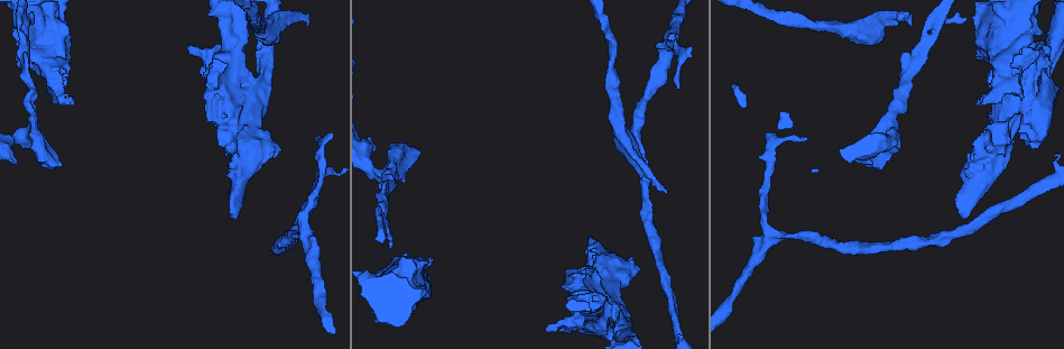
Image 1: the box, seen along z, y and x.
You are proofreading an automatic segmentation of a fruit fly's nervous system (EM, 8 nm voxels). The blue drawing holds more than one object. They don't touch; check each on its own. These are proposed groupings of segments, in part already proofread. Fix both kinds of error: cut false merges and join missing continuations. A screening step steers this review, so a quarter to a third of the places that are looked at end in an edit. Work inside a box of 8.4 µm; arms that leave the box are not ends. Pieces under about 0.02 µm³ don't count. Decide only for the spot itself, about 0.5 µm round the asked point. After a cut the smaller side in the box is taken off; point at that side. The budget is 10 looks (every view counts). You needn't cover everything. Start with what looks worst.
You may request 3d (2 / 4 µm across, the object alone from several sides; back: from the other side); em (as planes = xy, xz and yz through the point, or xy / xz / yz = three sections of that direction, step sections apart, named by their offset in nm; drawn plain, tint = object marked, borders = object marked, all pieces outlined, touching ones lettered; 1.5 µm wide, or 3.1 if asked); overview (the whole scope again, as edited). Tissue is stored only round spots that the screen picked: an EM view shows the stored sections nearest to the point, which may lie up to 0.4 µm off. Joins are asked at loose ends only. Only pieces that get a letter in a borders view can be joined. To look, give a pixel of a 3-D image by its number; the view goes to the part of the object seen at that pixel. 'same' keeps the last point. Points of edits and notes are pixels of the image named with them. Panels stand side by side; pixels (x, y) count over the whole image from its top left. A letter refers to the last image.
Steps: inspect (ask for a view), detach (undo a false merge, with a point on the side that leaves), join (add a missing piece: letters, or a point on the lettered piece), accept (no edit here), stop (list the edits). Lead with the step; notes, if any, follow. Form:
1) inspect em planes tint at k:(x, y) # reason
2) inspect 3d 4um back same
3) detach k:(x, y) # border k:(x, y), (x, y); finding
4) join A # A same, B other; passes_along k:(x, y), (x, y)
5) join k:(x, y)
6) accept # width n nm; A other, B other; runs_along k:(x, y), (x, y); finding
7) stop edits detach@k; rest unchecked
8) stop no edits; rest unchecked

inspect em planes plain at 1:(432, 258) # branch stops here

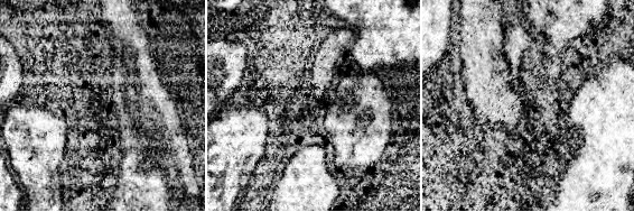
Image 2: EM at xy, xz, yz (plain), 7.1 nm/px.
inspect em planes borders same # see the neighbours

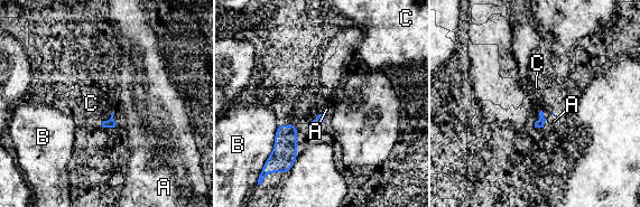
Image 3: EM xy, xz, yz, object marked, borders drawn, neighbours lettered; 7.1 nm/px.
accept # A other, B other, C other; border 3:(112, 111), (101, 126); none of them fits

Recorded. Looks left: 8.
inspect 3d 4um back at 1:(998, 120) # closes a loop

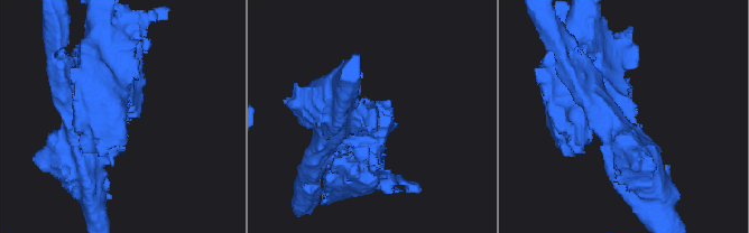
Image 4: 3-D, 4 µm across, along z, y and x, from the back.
inspect em planes borders at 4:(367, 116)

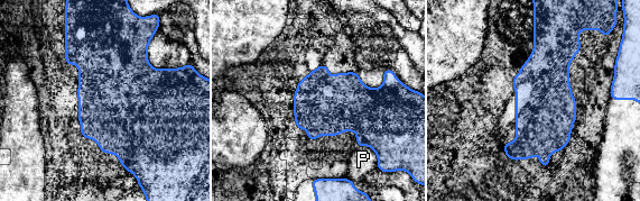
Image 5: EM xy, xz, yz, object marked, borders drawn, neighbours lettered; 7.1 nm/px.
detach 5:(116, 113) # P other; border 5:(148, 64), (126, 80), (80, 69); two cells meet here

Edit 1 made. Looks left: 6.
inspect 3d 4um back at 1:(404, 271) # calibre changes

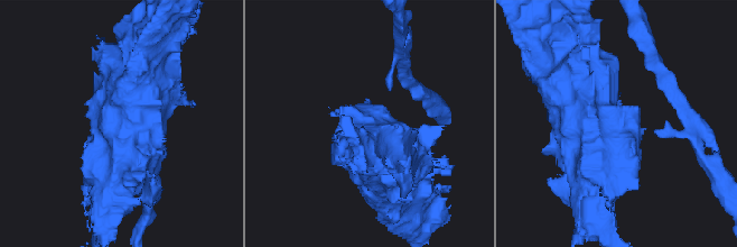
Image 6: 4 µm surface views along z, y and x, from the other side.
inspect em 3.1um planes borders at 6:(617, 127)

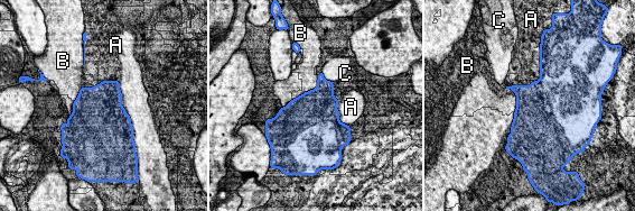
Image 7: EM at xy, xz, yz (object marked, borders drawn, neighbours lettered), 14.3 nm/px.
accept # A other, B other, C other; border 7:(533, 81), (510, 86), (513, 111); continuous, no second cell

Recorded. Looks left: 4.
stop edits detach@5; rest unchecked

